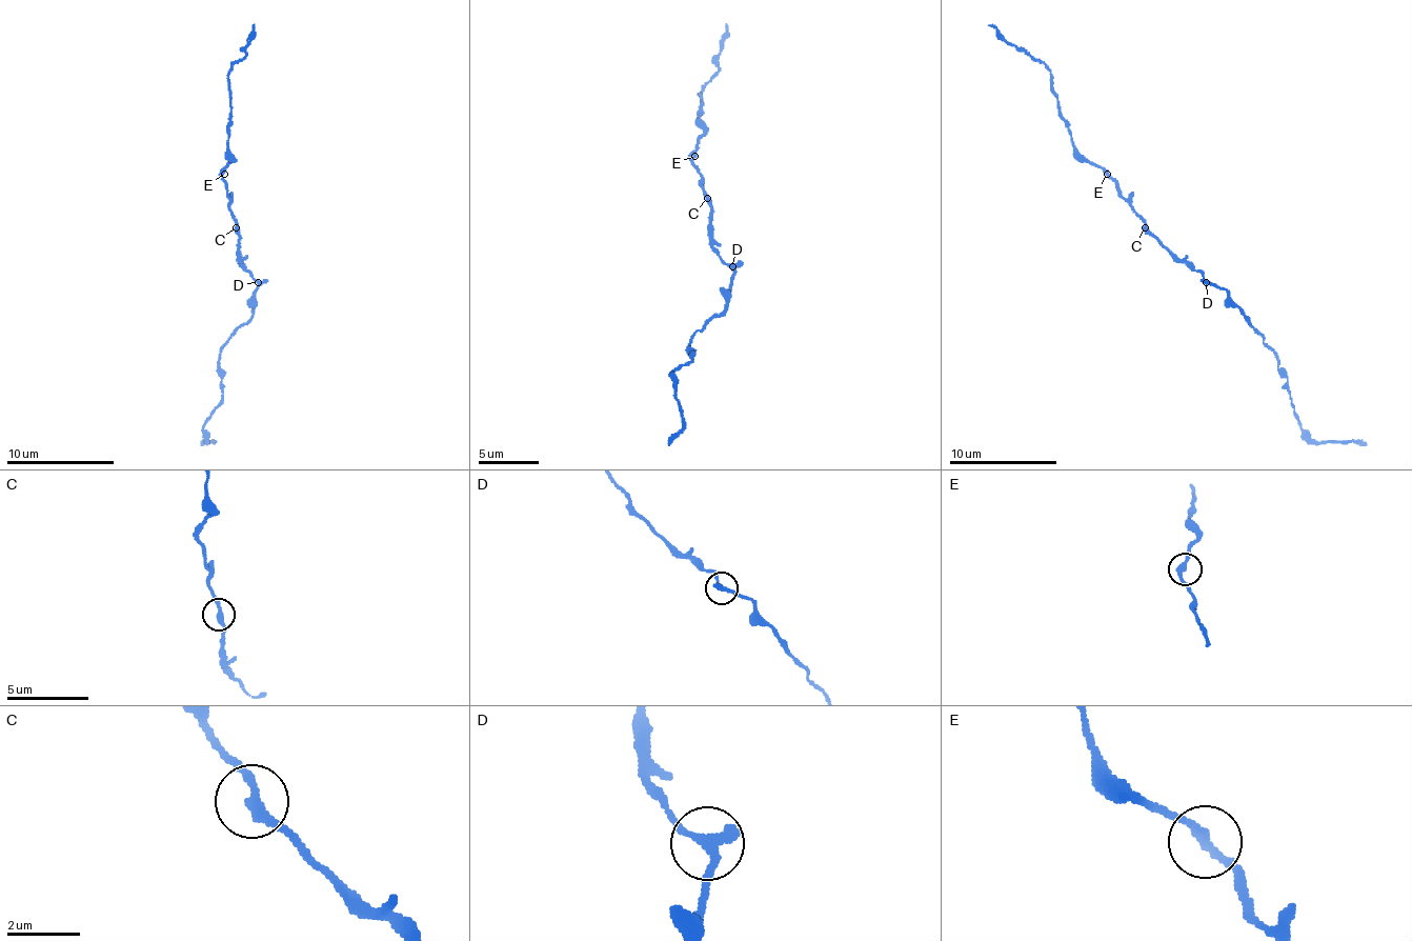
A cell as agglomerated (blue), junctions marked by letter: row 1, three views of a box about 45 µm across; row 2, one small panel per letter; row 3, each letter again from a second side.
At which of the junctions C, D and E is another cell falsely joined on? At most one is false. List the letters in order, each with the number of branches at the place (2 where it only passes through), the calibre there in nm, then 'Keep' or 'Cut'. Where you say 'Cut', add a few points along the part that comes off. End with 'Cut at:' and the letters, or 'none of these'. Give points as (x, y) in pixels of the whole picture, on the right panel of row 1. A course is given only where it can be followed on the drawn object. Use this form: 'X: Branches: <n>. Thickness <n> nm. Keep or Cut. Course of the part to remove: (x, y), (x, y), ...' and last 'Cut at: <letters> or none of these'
C: Branches: 2. Thickness 260 nm. Keep
D: Branches: 2. Thickness 280 nm. Keep
E: Branches: 2. Thickness 240 nm. Keep
Cut at: none of these

